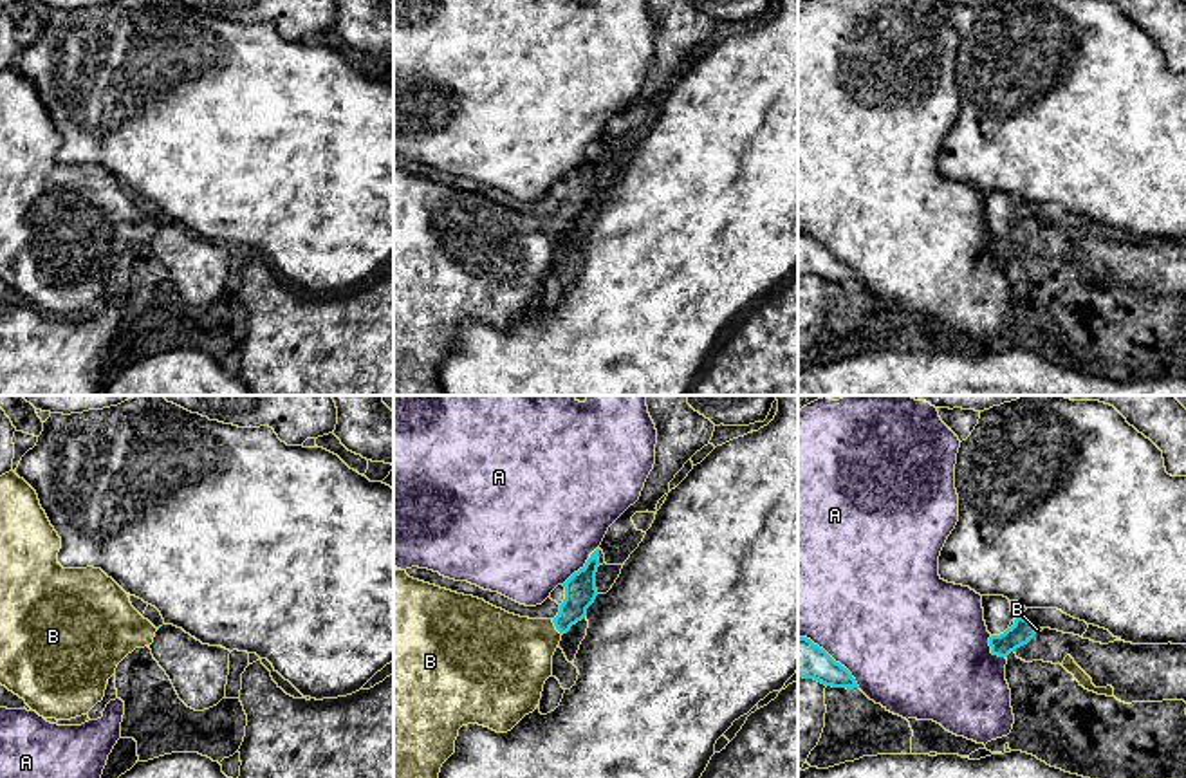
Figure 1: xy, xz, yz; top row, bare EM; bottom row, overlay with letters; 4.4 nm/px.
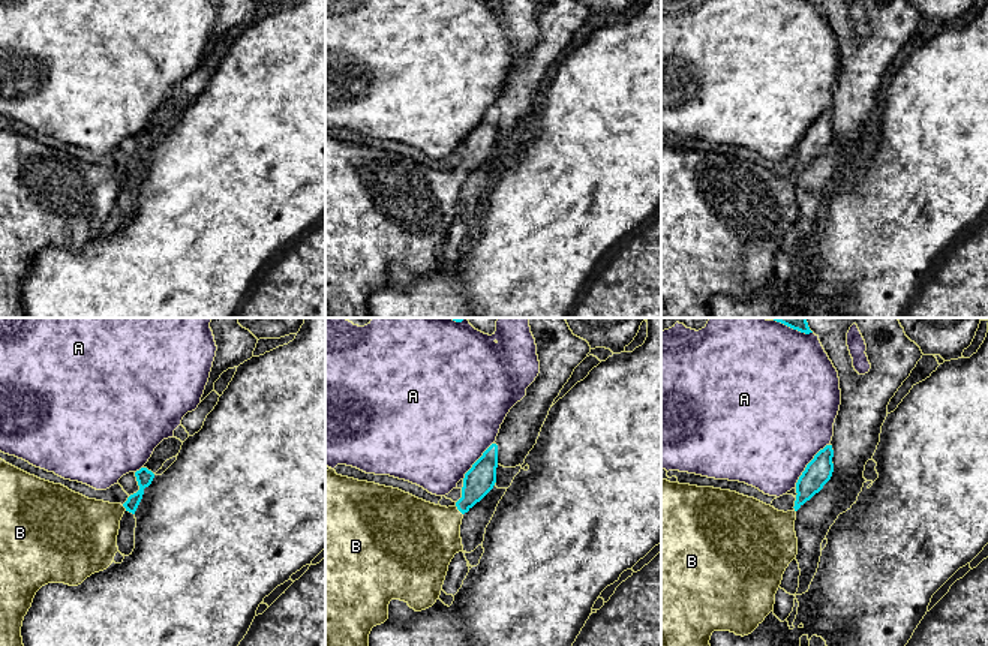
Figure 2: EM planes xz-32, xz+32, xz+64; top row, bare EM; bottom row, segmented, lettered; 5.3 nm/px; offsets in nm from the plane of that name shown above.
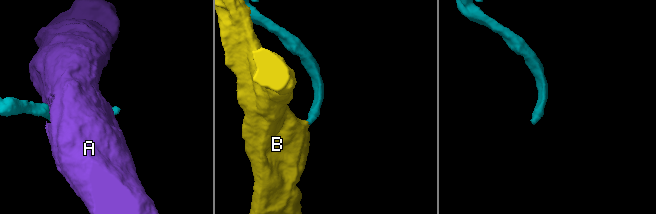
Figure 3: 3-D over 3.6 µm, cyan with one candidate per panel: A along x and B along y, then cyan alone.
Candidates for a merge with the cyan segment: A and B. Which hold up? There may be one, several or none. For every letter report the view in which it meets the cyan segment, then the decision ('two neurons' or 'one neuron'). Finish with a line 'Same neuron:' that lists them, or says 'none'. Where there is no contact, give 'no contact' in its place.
A: meets cyan in yz; two neurons
B: meets cyan in xz; one neuron
Same neuron: B

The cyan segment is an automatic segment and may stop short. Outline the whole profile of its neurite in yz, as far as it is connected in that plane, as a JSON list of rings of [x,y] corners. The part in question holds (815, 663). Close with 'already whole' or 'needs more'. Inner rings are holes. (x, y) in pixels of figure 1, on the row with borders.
[[[798,635],[798,677],[814,679],[832,688],[859,688],[852,673],[823,648]]]; already whole

